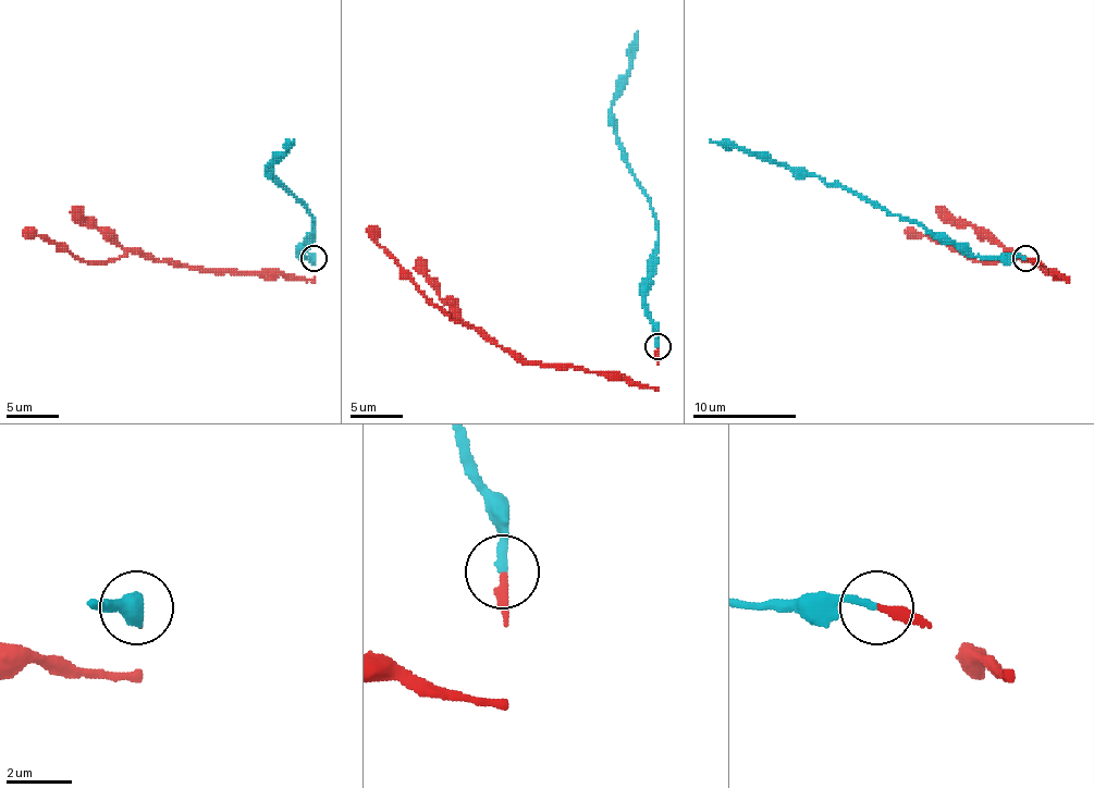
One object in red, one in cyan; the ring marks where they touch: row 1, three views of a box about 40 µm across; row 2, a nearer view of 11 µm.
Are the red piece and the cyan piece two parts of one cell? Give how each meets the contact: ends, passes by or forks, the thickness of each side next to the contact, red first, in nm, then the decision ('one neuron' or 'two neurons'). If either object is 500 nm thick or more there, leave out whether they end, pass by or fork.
red ends; cyan ends; calibres 320 and 240 nm; two neurons

